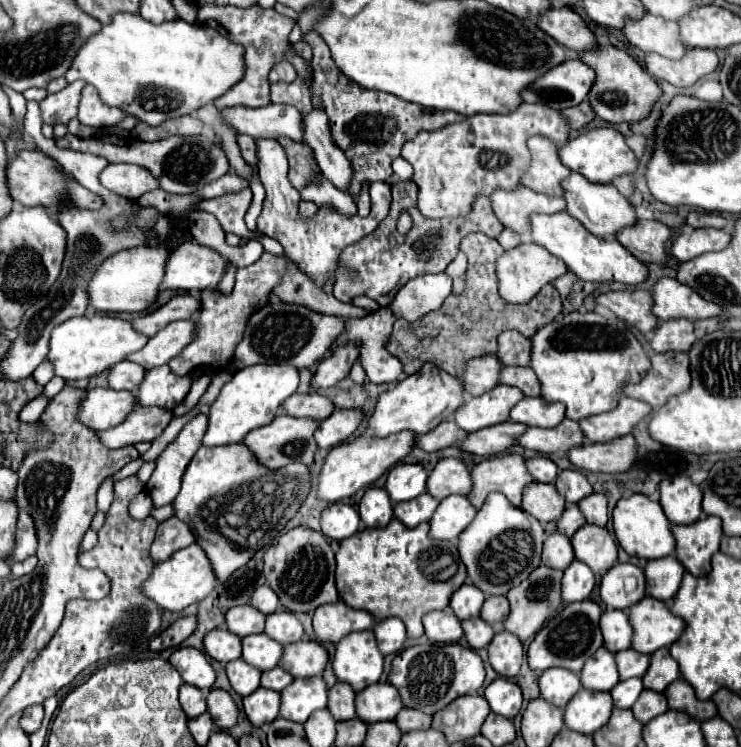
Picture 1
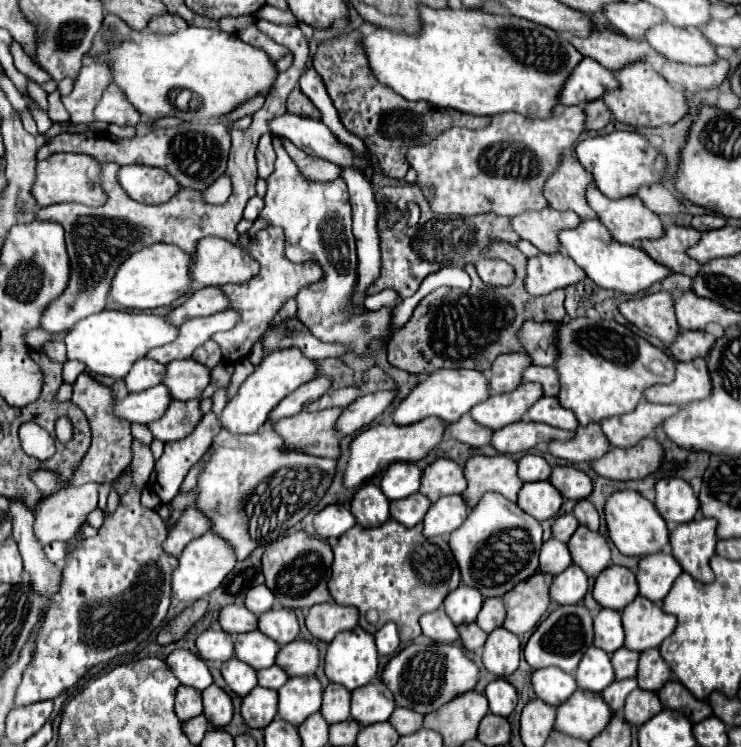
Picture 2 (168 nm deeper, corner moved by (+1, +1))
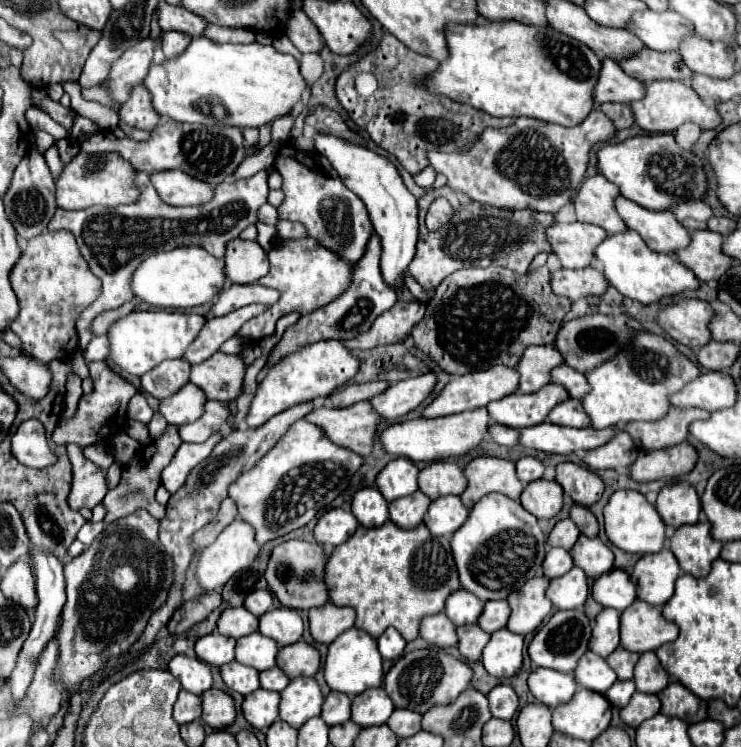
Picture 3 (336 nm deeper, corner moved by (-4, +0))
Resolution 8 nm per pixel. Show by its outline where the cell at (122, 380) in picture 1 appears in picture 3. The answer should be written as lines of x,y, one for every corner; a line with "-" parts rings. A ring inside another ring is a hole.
183,359
163,361
149,373
141,375
141,389
157,399
163,399
165,395
171,395
189,381
189,367
191,365

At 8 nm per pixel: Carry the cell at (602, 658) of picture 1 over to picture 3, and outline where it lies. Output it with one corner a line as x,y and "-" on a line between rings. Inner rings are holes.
587,651
579,659
575,679
577,679
577,685
581,685
585,689
605,693
617,681
617,675
601,655
597,655
593,651

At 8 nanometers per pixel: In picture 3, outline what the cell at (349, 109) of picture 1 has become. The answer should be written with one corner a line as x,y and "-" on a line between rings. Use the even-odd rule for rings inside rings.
383,33
381,43
371,49
363,61
349,65
341,71
335,83
335,93
343,109
349,113
351,121
365,129
369,137
383,147
385,151
393,153
397,161
413,175
419,173
423,167
429,165
425,159
425,151
463,151
463,147
471,147
477,135
481,135
487,127
507,127
515,119
501,117
495,119
485,115
485,111
477,111
475,107
455,103
441,95
429,95
415,85
413,77
419,77
423,69
435,69
437,61
425,55
417,55
409,47
405,47
397,37
391,33
-
359,71
369,71
377,77
377,91
371,97
361,97
355,91
355,77
-
383,87
383,93
381,93
-
449,109
449,111
447,111

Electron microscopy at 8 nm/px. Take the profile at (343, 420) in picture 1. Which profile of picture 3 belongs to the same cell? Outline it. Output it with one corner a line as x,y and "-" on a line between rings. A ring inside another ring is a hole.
425,373
415,379
403,379
389,385
383,393
371,399
373,411
383,419
397,419
423,403
435,385
435,373

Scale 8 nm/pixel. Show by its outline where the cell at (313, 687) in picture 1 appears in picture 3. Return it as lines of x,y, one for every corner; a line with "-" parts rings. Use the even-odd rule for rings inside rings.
297,677
281,691
279,717
299,729
307,719
321,715
323,693
313,677

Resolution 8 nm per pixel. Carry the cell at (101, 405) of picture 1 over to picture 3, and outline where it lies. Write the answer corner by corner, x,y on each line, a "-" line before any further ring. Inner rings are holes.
185,383
177,393
159,401
159,413
167,419
169,425
185,425
193,423
201,417
205,395
193,383

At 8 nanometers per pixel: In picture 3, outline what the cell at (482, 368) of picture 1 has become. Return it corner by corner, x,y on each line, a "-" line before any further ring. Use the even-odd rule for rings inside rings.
553,345
527,347
517,371
519,371
519,393
533,393
549,383
549,371
561,365
561,355

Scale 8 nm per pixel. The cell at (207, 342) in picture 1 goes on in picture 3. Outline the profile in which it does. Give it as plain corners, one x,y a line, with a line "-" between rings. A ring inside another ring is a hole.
303,237
303,239
281,239
271,251
269,251
269,263
271,271
261,279
261,285
277,289
279,291
279,301
271,307
267,307
261,315
255,319
247,321
237,337
243,337
251,343
261,341
263,337
269,337
275,331
275,323
279,317
299,311
301,315
315,311
317,307
323,307
325,303
333,301
347,285
349,285
349,275
353,267
333,255
329,249
321,247
315,239

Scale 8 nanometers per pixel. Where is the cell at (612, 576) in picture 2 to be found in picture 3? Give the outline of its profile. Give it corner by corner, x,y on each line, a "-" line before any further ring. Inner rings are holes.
613,569
595,579
593,597
603,607
625,611
625,607
629,607
635,601
637,589
623,569

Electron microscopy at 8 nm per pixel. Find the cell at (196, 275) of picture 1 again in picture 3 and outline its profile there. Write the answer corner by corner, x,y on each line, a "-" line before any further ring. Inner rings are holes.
233,239
225,249
223,273
229,283
251,285
269,273
267,253
255,241

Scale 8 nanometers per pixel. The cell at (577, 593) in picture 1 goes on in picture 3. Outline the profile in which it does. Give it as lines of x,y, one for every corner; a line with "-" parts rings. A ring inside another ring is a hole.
573,567
569,573
565,573
557,579
551,579
551,585
549,585
549,591
547,591
551,603
557,609
583,607
587,593
589,593
587,575
579,567

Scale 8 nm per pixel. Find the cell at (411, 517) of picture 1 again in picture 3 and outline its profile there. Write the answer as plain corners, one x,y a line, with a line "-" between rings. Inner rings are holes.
415,491
413,495
405,499
397,499
389,503
389,515
391,521
397,523
401,529
413,529
419,523
423,523
423,517
431,505
431,499
423,495
421,491

